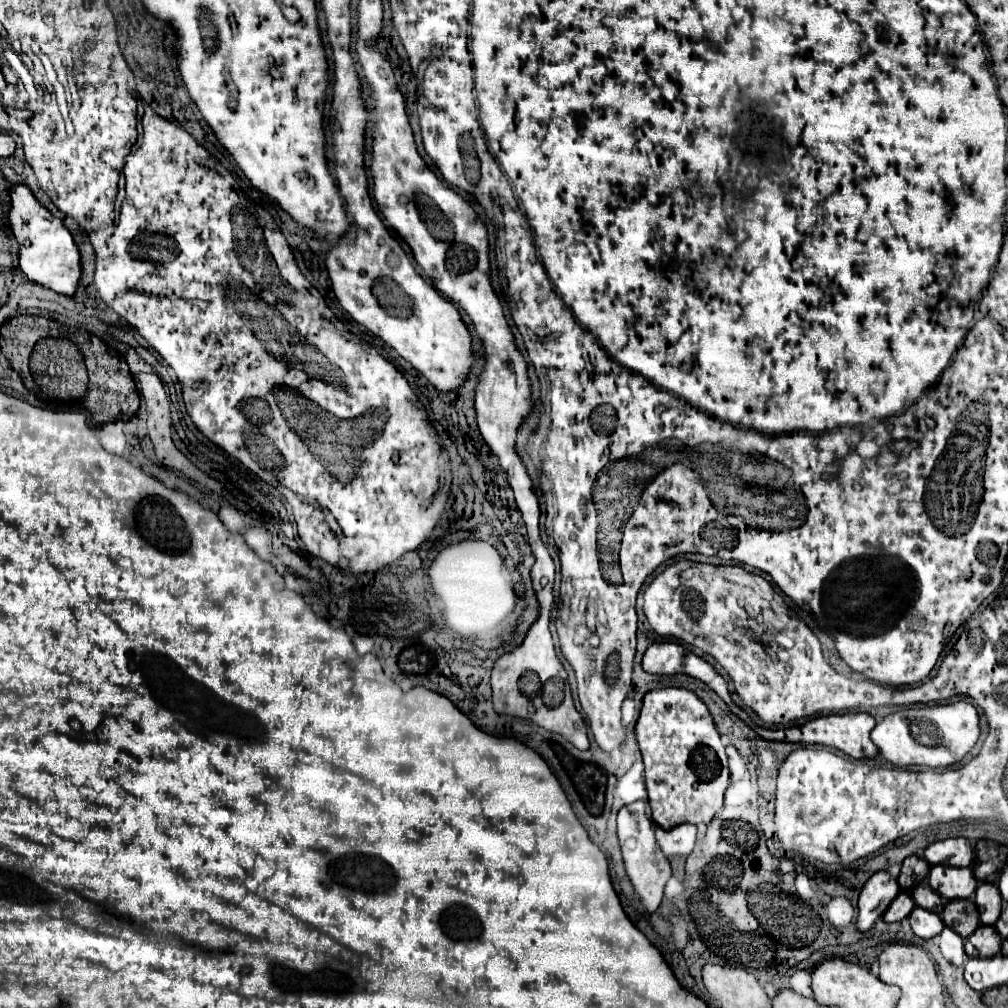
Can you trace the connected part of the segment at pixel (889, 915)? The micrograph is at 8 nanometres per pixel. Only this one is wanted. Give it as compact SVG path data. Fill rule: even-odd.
M900 892L898 900L894 900L894 904L890 904L888 912L882 916L884 922L902 922L906 916L910 916L910 912L914 910L914 900L910 900L908 892Z

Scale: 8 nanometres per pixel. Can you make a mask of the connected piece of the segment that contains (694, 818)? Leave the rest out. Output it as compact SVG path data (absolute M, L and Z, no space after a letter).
M660 688L644 696L636 740L646 766L652 818L664 830L680 824L710 824L722 808L730 782L726 748L706 704L686 688Z

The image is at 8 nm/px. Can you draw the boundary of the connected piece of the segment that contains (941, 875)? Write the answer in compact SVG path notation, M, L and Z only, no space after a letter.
M934 866L928 874L928 886L946 900L970 898L976 892L978 882L970 868L942 868Z

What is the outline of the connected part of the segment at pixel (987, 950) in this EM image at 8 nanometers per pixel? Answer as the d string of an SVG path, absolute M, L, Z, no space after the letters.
M980 926L972 936L966 938L966 954L968 958L976 956L994 956L1000 952L1002 938L994 930L994 926Z

